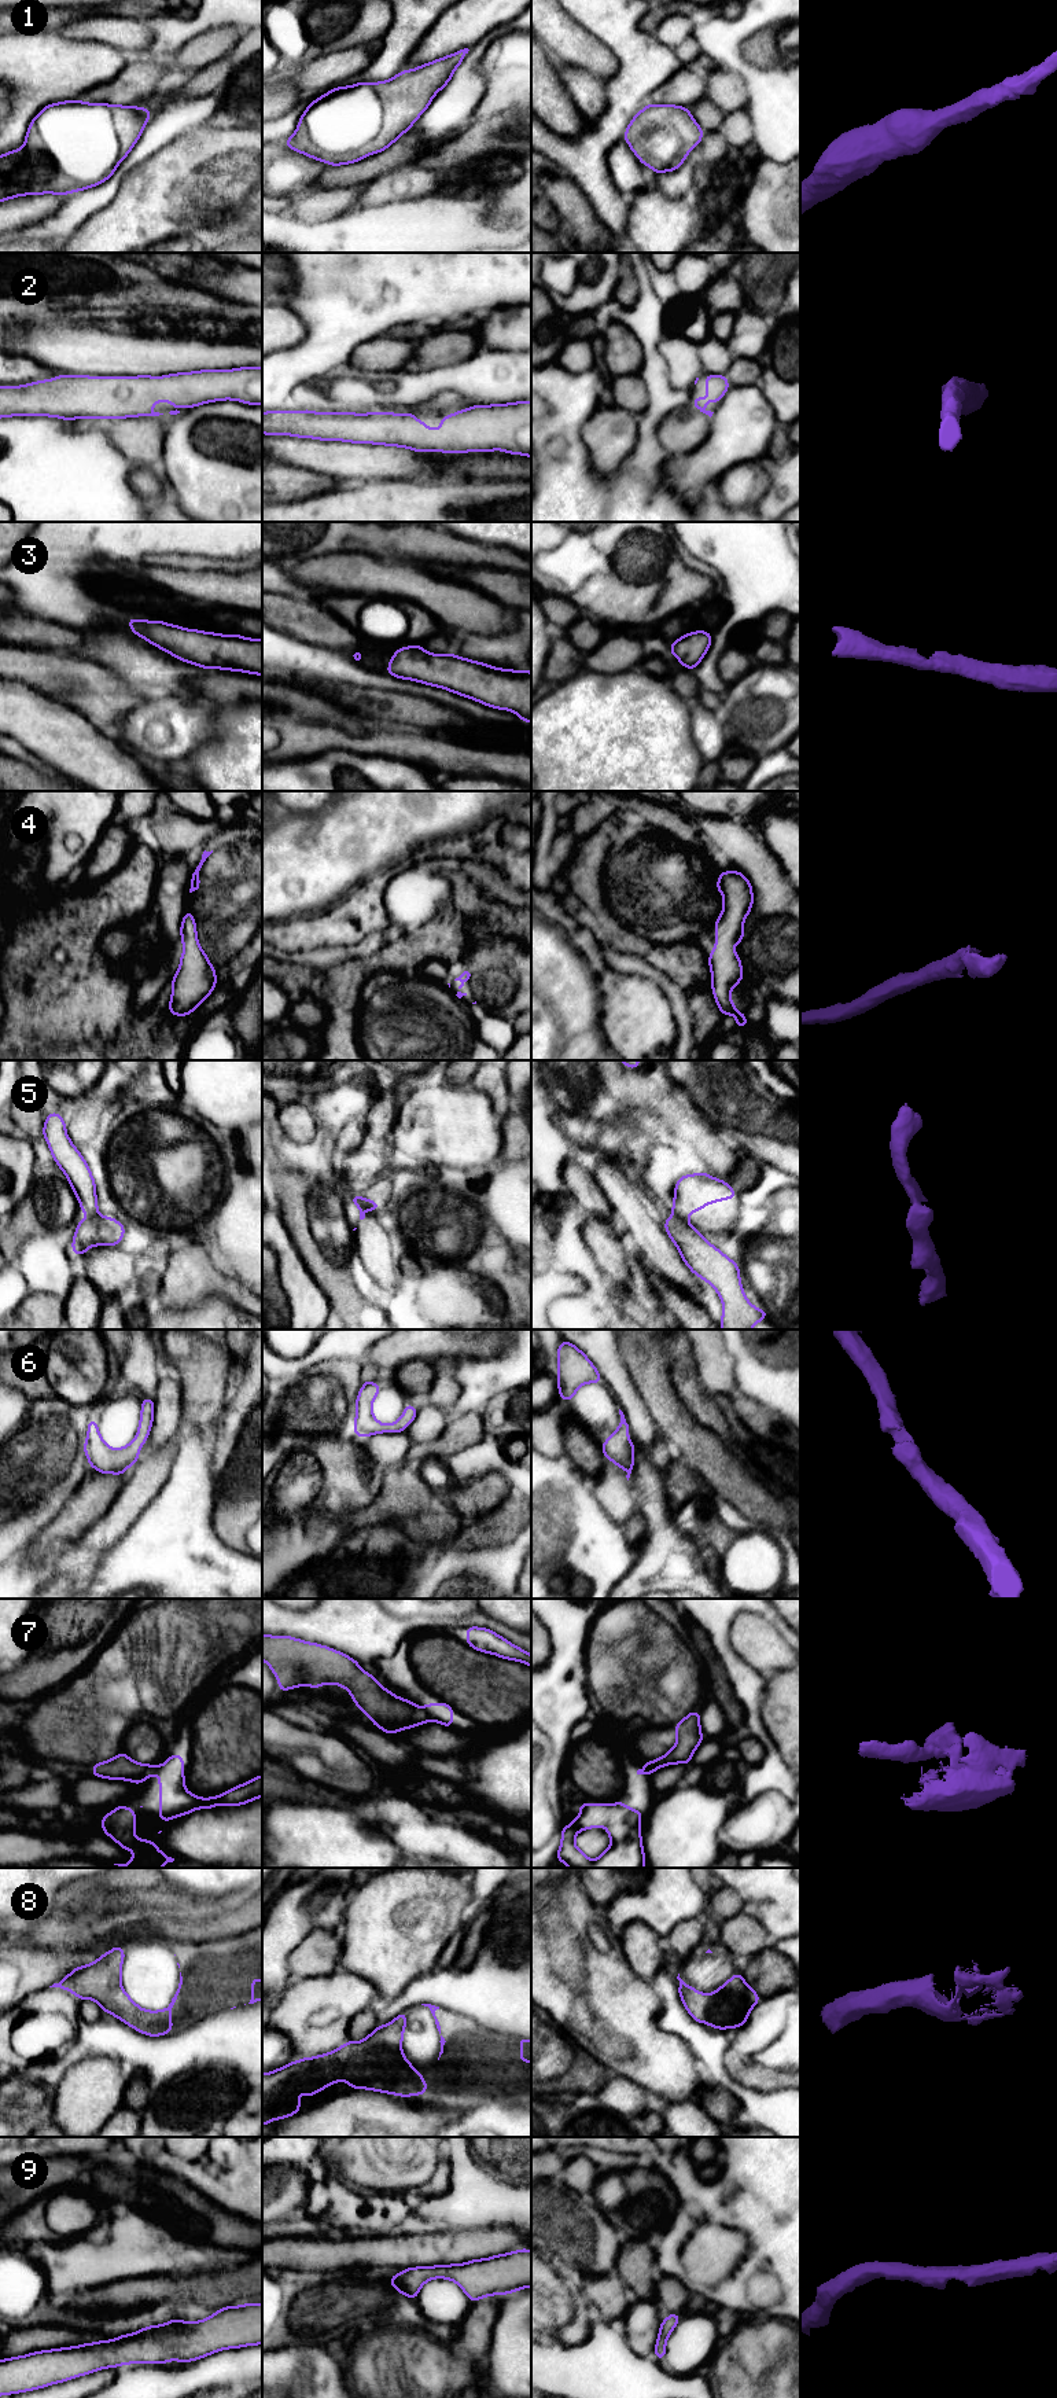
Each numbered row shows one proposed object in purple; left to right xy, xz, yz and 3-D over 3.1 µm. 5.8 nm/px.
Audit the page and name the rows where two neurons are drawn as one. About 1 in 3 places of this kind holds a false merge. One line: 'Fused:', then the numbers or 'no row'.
Fused: 5, 7

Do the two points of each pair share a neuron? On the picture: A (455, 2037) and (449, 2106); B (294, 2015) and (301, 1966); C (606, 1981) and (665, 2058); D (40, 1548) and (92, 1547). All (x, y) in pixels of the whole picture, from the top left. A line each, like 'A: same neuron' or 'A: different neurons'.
A: different neurons
B: different neurons
C: same neuron
D: different neurons

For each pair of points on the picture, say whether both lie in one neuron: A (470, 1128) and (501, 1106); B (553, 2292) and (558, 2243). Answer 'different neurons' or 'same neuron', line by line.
A: different neurons
B: different neurons

